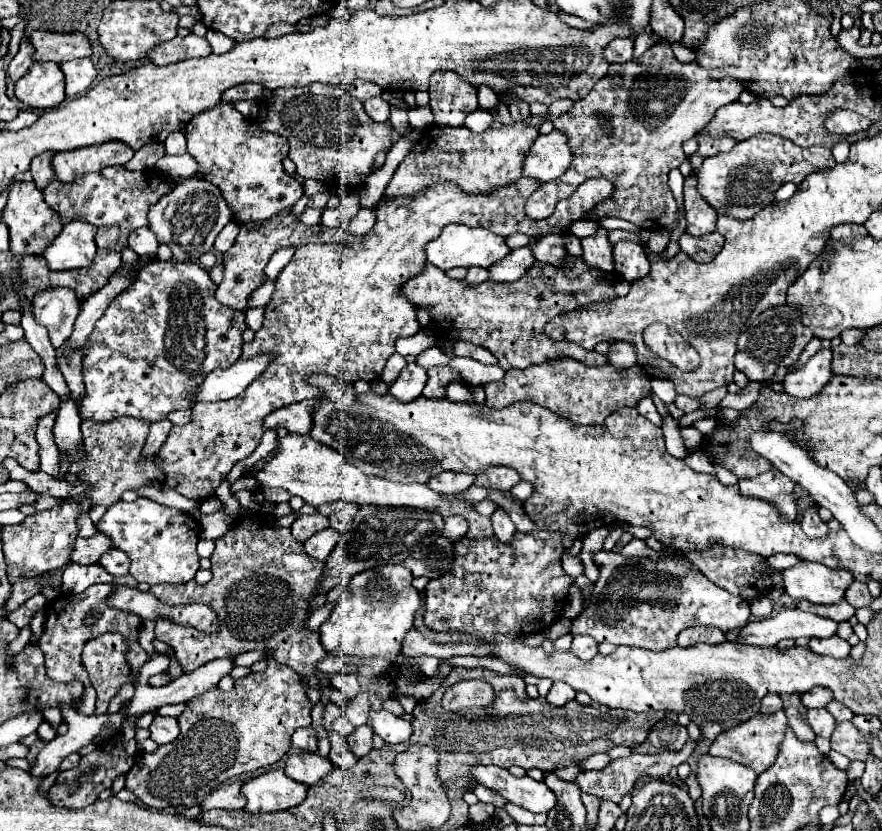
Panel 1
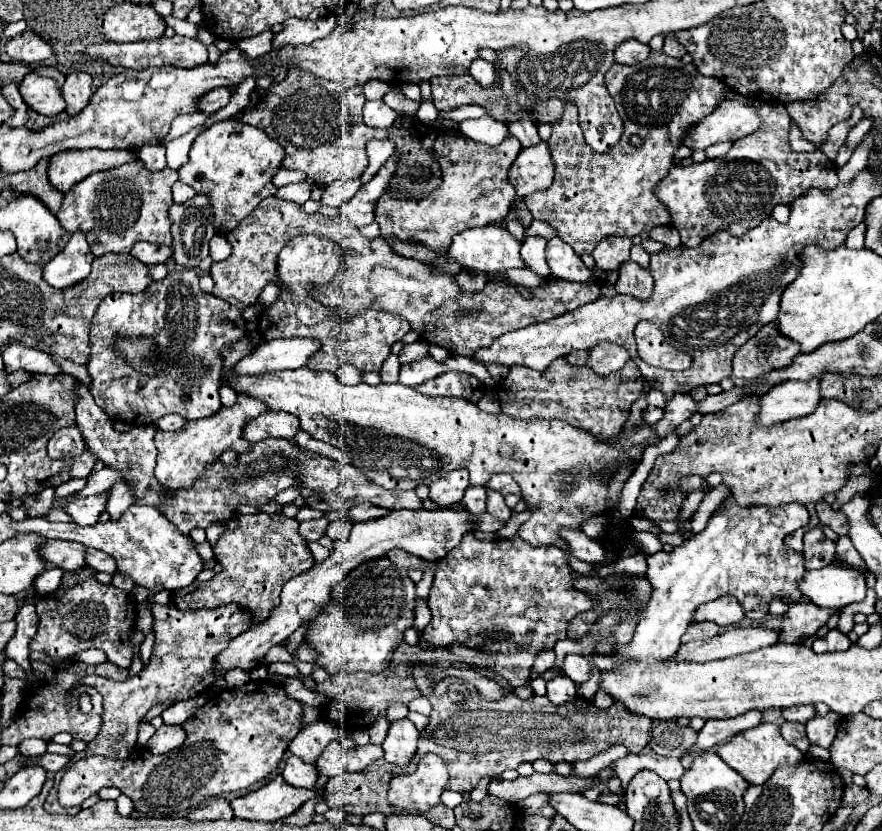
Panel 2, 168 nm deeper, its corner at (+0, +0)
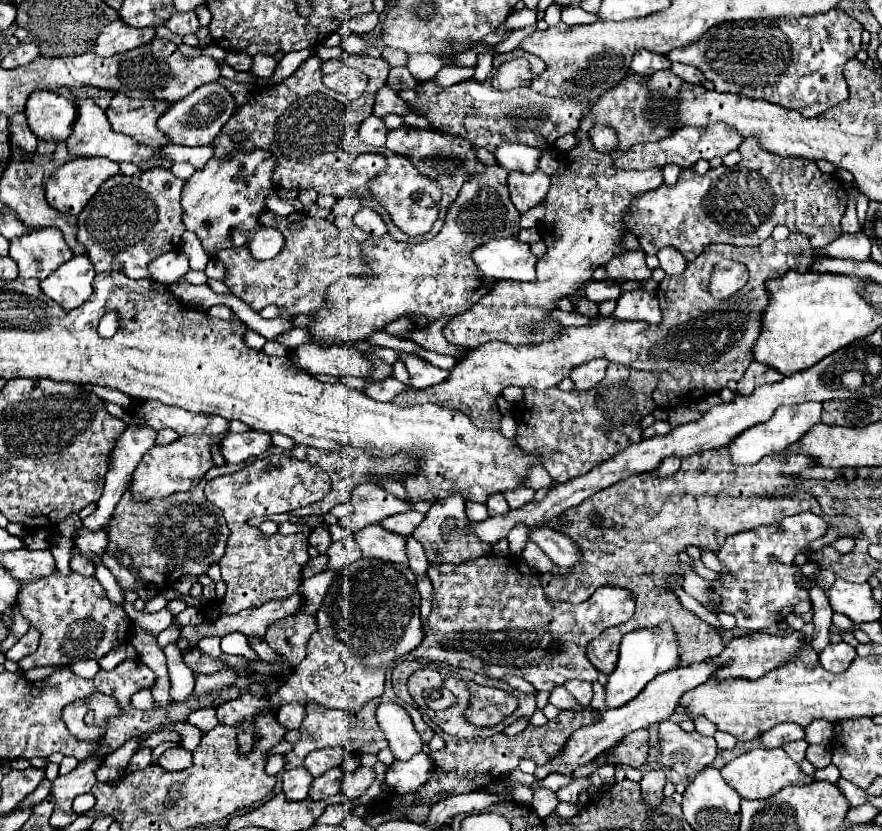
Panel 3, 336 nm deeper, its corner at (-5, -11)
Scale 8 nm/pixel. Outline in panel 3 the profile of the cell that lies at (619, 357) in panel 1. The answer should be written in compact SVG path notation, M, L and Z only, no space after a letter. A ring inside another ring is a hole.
M597 358L589 364L581 364L581 366L573 368L569 378L571 378L575 390L591 390L597 382L603 380L607 366L609 366L609 362L605 358Z

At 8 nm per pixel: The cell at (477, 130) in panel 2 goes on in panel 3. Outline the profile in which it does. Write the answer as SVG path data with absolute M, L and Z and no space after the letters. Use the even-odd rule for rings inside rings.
M501 142L501 146L495 150L495 158L505 170L517 170L523 174L531 174L533 170L537 170L541 156L543 150L519 142Z

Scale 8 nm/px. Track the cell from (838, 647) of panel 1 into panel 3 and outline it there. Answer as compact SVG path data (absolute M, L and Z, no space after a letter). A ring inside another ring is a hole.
M839 642L839 644L829 644L821 654L819 654L819 662L827 672L833 674L841 674L845 672L851 662L857 658L857 652L853 646Z

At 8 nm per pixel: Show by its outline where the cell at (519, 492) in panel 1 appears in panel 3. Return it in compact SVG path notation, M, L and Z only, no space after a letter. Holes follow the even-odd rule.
M523 524L513 527L507 536L509 552L520 556L528 542L528 528Z

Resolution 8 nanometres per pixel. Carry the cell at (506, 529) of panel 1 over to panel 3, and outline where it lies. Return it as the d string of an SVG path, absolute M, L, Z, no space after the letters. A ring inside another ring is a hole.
M493 494L493 496L489 496L487 508L489 508L489 514L491 514L491 516L499 516L499 514L507 514L507 512L509 512L509 504L505 502L503 494Z

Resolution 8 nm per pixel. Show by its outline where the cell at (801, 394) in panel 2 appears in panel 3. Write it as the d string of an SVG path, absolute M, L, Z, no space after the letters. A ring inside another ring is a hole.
M803 402L803 404L795 404L795 406L781 406L781 408L777 408L777 412L771 416L769 422L757 424L751 430L741 432L737 438L733 438L727 444L731 462L745 466L745 464L759 462L763 456L783 452L789 444L797 442L817 422L821 422L821 404L819 402Z

